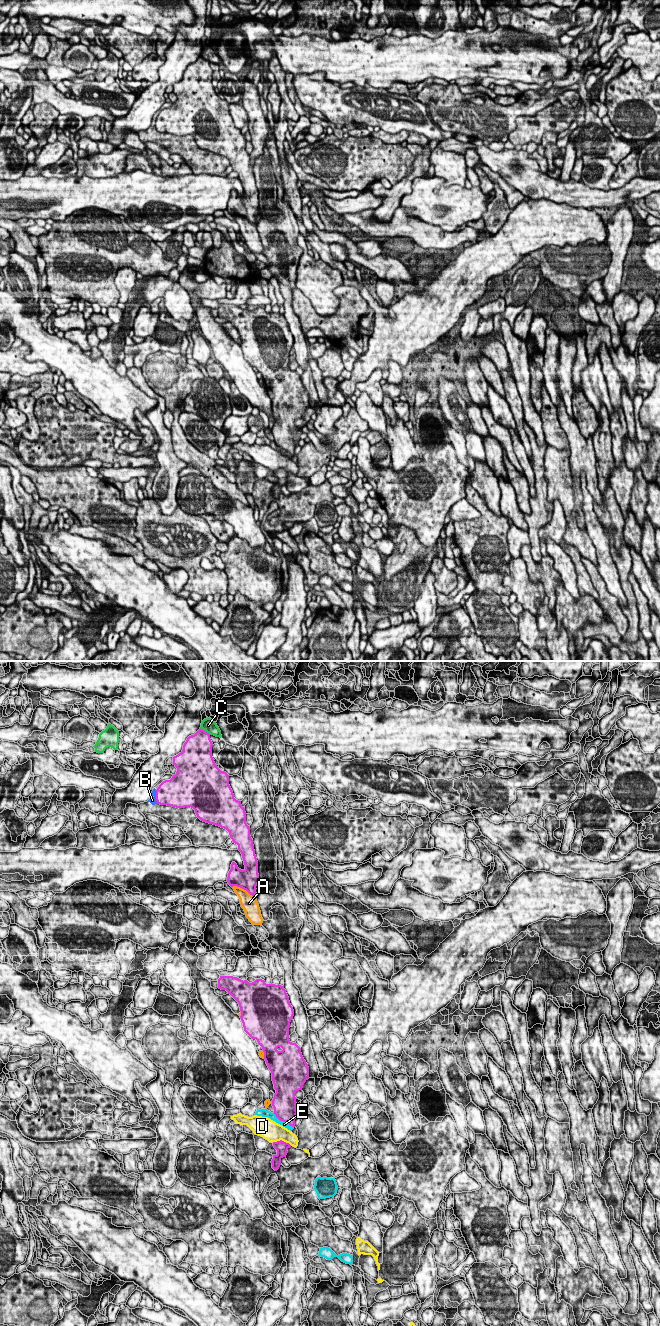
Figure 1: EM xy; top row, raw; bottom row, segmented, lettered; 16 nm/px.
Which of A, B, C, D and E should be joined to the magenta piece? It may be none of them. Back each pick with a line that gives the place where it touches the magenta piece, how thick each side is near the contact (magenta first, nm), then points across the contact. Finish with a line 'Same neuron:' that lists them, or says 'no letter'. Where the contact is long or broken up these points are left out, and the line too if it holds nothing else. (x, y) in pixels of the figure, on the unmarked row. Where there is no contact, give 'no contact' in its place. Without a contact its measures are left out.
Same neuron: no letter

